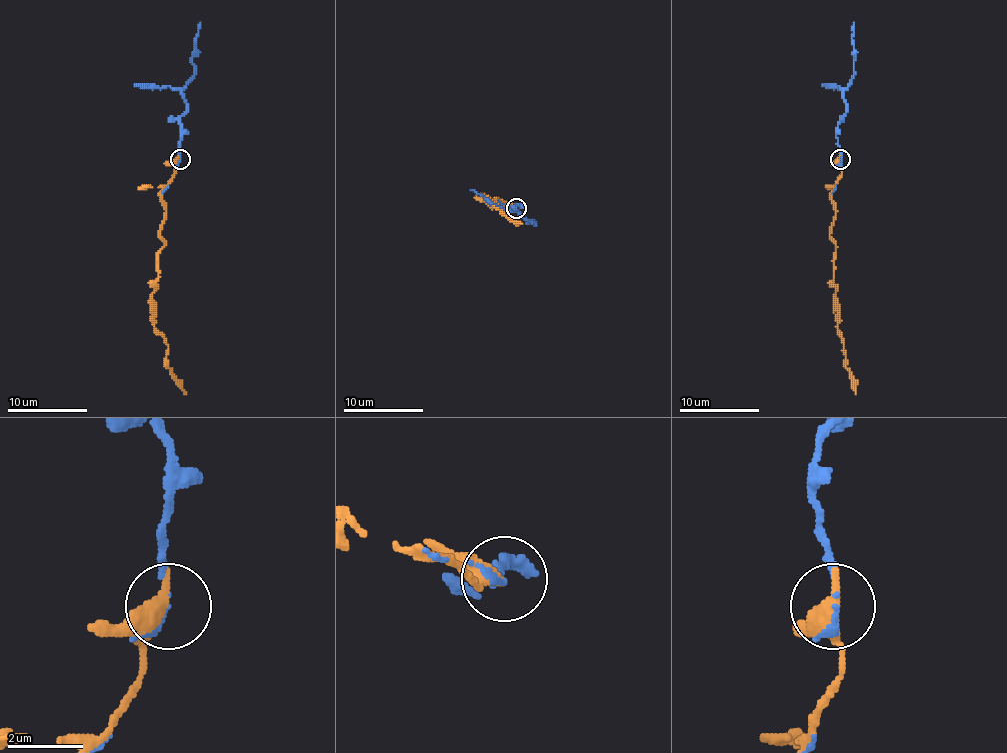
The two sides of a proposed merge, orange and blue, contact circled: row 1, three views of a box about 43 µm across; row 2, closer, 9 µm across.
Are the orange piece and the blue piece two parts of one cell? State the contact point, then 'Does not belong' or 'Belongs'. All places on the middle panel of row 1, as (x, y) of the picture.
Place: (516, 208). Belongs

